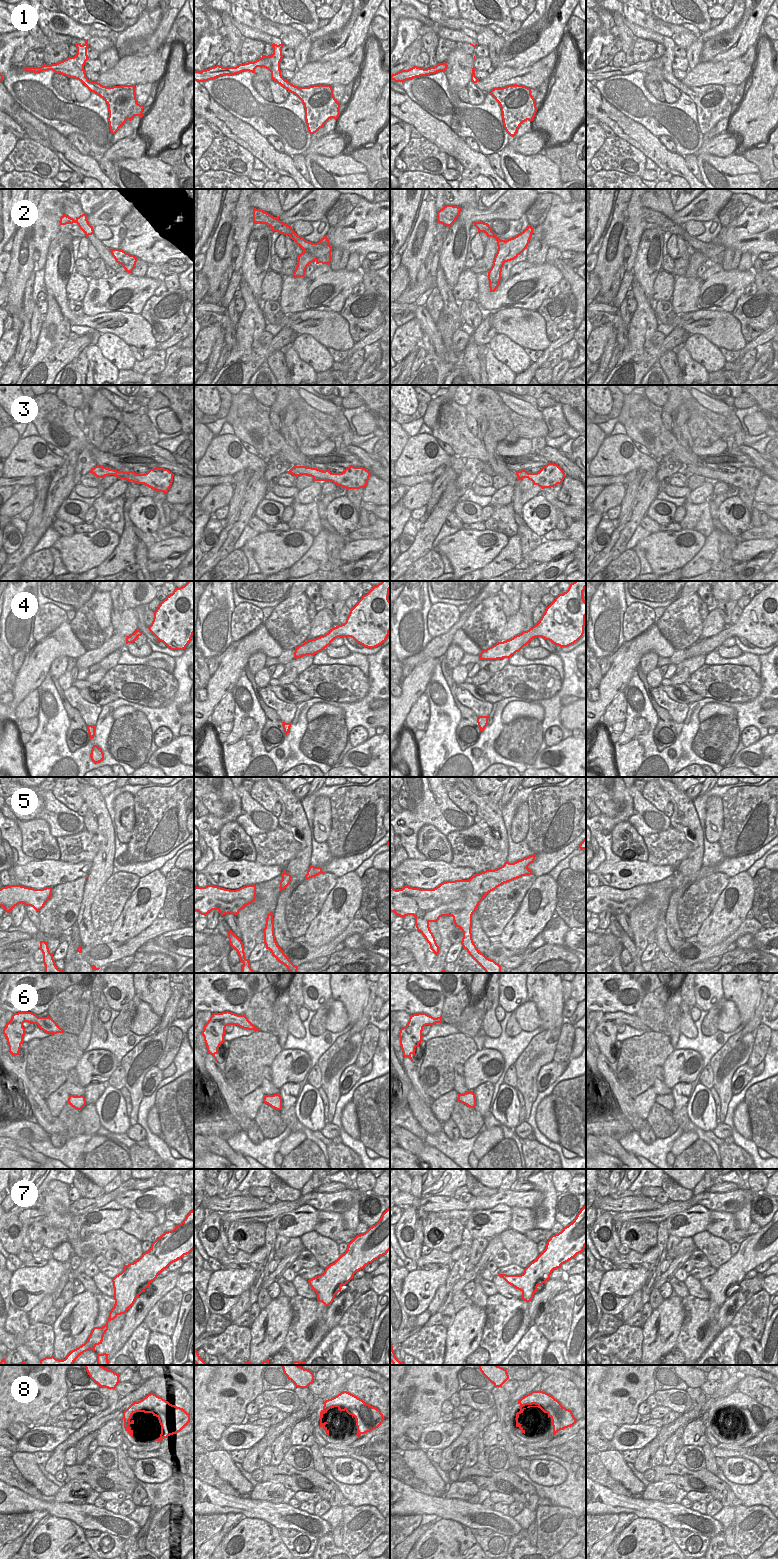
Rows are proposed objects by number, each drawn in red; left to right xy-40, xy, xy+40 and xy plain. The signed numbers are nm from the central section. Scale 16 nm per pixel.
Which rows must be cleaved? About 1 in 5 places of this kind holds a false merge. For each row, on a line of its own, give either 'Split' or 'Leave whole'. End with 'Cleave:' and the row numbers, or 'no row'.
1: Leave whole
2: Split
3: Leave whole
4: Leave whole
5: Leave whole
6: Leave whole
7: Leave whole
8: Leave whole
Cleave: 2.

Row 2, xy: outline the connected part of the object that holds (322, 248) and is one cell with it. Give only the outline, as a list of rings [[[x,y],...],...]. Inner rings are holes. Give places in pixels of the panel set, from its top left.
[[[325,235],[319,242],[316,243],[314,255],[317,258],[323,257],[324,255],[331,255],[332,247],[329,244],[329,240]]]

